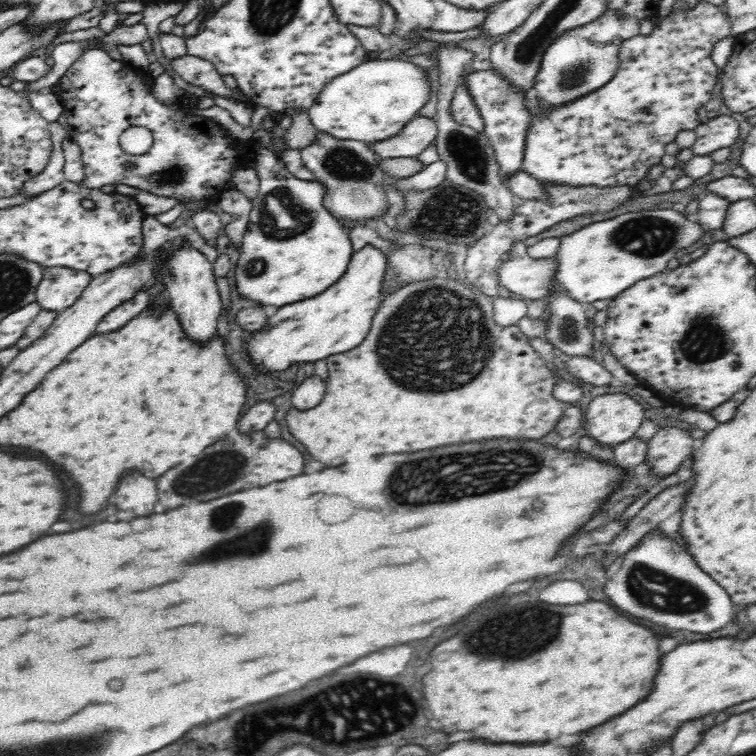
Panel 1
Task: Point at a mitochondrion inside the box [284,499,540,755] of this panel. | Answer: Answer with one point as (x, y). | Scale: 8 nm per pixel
(395, 713)

